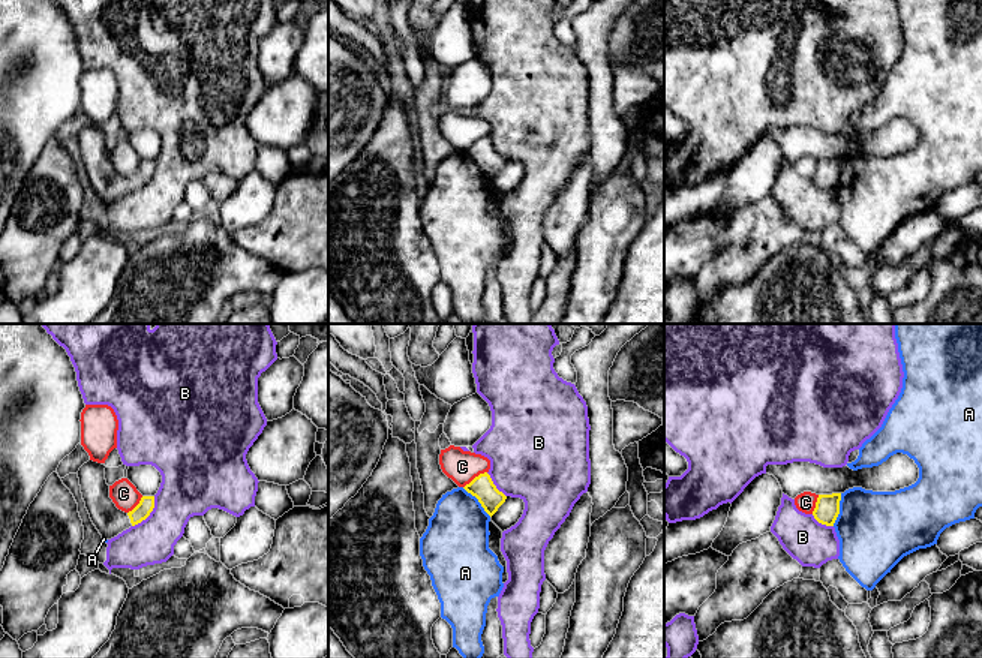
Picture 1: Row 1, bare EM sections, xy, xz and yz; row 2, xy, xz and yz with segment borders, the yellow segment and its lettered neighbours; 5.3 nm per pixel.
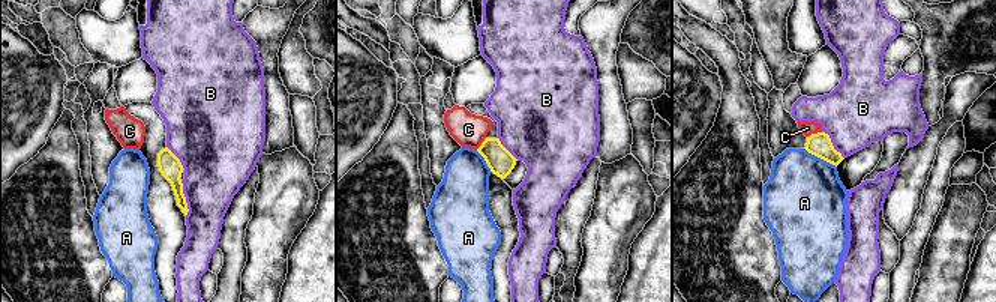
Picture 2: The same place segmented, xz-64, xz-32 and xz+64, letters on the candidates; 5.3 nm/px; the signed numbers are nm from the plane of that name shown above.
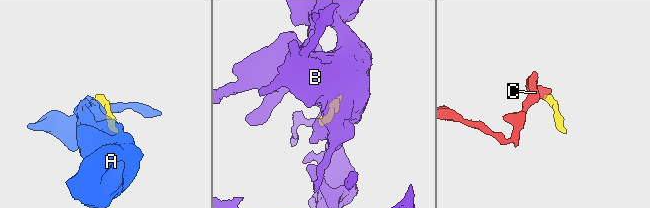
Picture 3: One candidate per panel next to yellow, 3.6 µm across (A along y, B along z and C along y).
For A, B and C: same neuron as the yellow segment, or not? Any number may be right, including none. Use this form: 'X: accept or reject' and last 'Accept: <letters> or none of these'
A: reject
B: reject
C: reject
Accept: none of these

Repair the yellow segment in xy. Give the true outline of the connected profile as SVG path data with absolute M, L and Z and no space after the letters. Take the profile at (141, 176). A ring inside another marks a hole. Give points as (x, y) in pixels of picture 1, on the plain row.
M88 124L78 135L79 150L90 183L102 202L111 204L145 184L154 172L154 160L142 160L129 177L115 171L105 144L105 129Z

